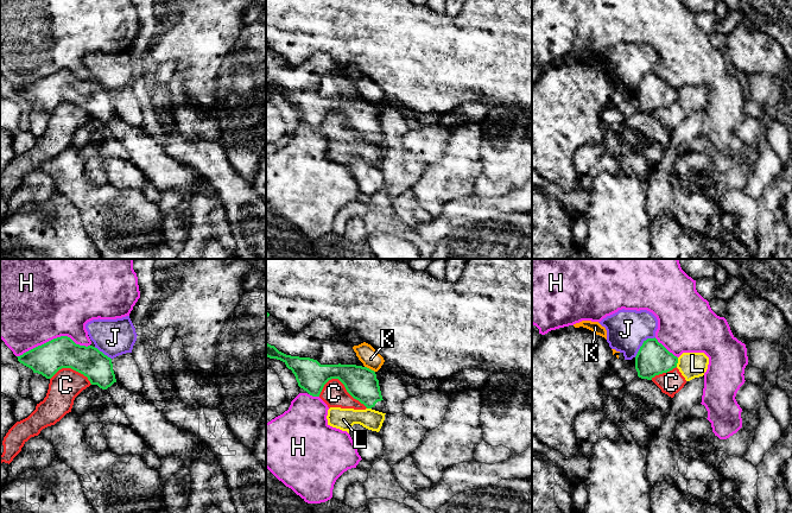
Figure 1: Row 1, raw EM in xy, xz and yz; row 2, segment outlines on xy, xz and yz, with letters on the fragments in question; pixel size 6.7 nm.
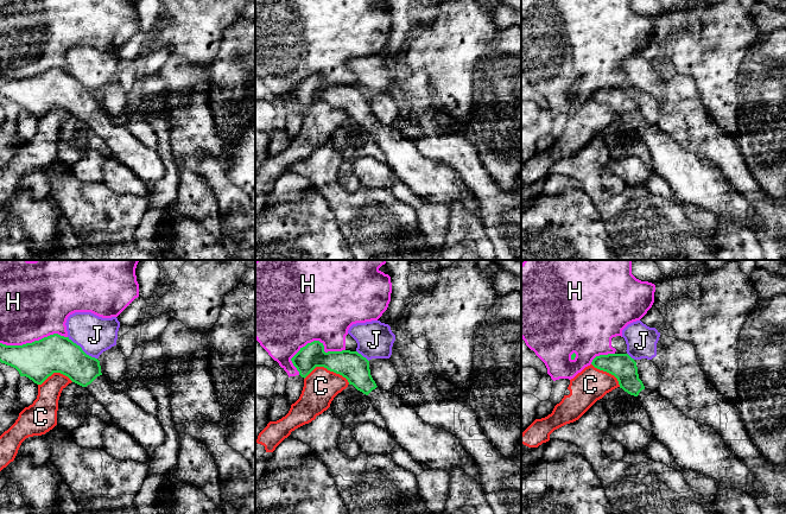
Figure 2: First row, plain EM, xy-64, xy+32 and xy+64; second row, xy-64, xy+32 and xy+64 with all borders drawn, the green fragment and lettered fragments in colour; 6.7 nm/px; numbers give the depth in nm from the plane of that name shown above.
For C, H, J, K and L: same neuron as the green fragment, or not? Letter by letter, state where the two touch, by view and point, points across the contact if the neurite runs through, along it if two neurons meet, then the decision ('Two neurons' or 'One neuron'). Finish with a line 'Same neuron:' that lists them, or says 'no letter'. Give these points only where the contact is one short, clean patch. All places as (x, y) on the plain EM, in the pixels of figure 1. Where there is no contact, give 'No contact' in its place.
C: Touches green at xz (342, 116). Boundary: xz (318, 128), (329, 114), (337, 113), (354, 132), (367, 141). Two neurons
H: Touches green at xy (54, 73). Two neurons
J: Touches green at yz (642, 78). Two neurons
K: Touches green at xz (368, 102). Boundary: xz (365, 100), (374, 106). Two neurons
L: Touches green at yz (677, 96). Boundary: yz (678, 92), (676, 100). Two neurons
Same neuron: no letter

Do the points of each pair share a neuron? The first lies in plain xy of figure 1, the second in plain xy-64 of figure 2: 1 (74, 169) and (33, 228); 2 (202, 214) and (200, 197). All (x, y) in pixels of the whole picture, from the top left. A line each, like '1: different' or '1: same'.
1: different
2: same

